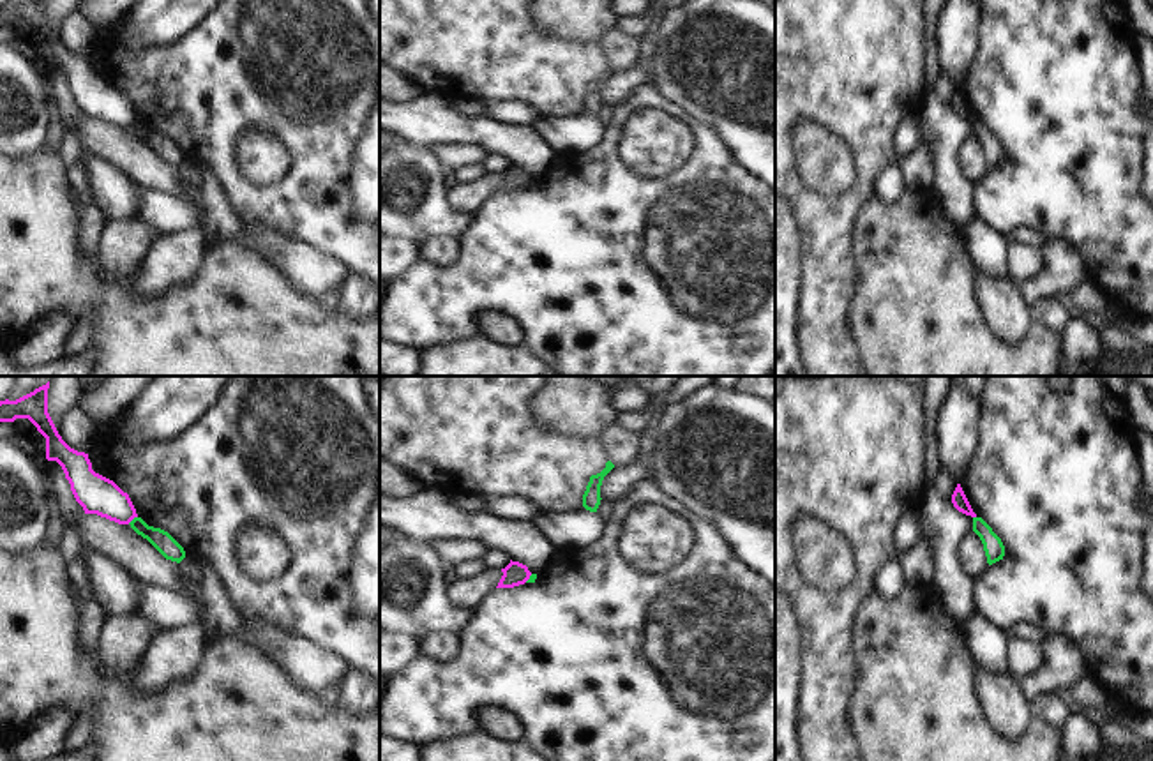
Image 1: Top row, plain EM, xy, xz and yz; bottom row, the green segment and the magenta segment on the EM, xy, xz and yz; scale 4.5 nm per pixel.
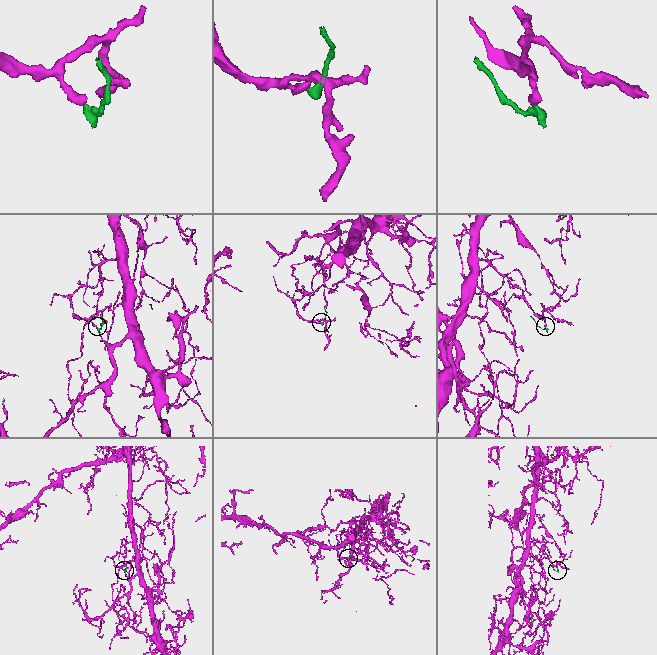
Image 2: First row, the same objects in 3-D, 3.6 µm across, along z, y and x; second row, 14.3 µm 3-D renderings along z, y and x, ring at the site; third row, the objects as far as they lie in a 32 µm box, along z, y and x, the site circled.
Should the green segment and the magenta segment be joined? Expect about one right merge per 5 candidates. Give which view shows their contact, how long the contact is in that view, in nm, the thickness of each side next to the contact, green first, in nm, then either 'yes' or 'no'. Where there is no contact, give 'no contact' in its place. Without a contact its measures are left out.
meets green in xy; contact 60 nm long; 90 nm thick on the green side, 180 nm on the other; no

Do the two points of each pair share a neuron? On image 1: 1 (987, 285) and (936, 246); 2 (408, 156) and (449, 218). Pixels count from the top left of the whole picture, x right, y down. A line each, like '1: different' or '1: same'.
1: different
2: same

